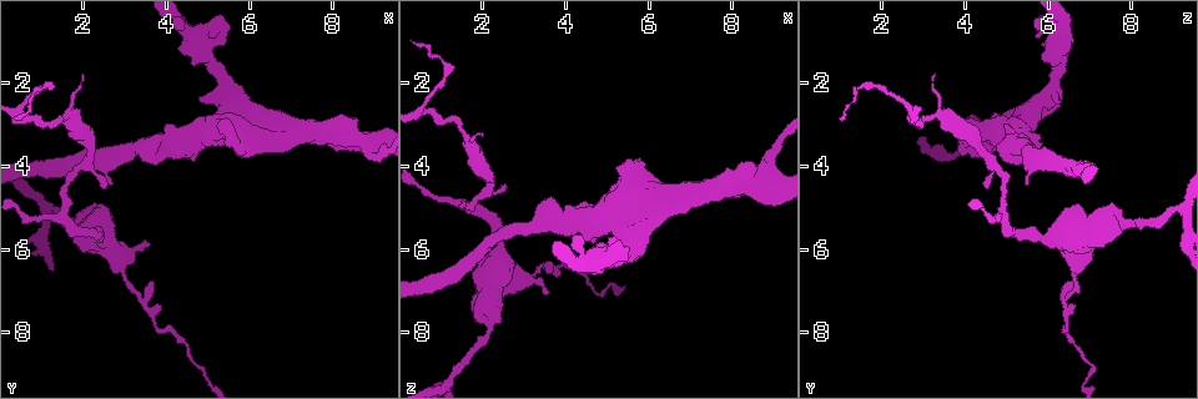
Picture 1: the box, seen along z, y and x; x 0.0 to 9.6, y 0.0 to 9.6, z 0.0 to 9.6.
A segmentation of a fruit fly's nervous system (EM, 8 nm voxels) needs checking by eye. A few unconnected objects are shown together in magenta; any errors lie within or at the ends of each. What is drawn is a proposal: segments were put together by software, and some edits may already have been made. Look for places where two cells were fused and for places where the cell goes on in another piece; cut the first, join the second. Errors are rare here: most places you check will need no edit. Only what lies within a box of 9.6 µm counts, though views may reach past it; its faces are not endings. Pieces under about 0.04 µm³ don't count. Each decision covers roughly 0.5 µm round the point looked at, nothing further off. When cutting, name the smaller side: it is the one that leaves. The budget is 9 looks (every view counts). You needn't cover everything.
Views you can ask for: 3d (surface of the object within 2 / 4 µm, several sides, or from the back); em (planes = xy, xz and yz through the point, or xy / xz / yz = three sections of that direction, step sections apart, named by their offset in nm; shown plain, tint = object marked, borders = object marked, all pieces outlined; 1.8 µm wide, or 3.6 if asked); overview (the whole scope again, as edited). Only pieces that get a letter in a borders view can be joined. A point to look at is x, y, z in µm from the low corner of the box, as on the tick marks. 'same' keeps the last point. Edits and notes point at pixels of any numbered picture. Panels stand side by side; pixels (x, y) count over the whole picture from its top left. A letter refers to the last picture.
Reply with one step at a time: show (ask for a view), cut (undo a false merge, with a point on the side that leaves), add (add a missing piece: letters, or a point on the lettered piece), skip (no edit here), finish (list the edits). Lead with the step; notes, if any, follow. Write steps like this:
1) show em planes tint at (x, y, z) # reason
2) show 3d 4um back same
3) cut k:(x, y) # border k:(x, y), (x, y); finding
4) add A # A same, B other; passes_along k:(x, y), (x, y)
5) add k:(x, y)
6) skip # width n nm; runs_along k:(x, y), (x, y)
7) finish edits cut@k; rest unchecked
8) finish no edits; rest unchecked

show 3d 4um at (2.55, 5.90, 6.65) # sudden change in width

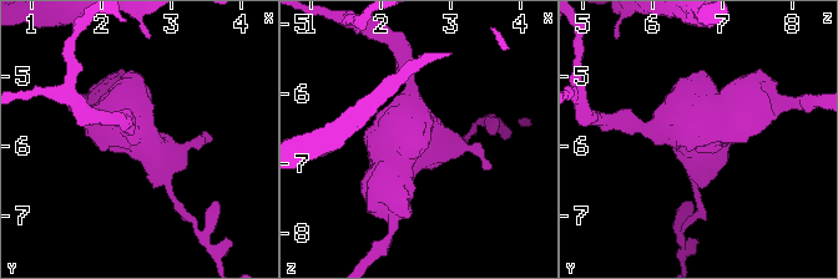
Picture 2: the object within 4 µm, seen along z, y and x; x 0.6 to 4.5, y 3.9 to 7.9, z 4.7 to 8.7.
show em 3.6um planes borders same

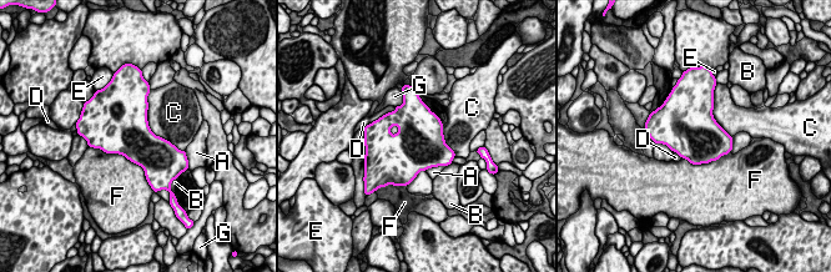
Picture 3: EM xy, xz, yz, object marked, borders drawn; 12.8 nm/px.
skip # A other, B other, C other, D other, E other, F other, G other; border 3:(146, 96), (149, 127), (179, 150); all the same cell

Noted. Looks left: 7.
show 3d 4um back at (1.65, 2.75, 3.35) # calibre changes

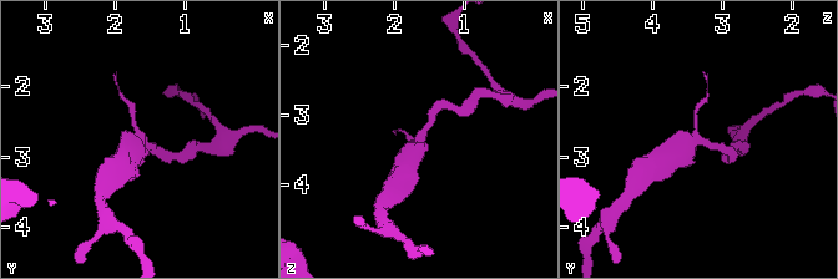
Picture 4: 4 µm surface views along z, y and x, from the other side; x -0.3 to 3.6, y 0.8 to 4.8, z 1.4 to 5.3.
show em xy step 8 plain at (1.65, 2.75, 3.40)

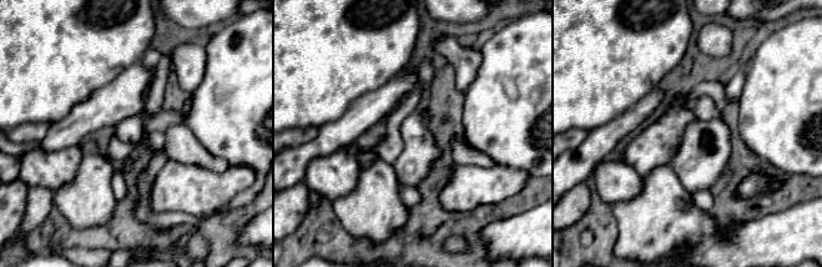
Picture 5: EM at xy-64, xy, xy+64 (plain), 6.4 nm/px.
show em xy step 8 borders same # see the neighbours

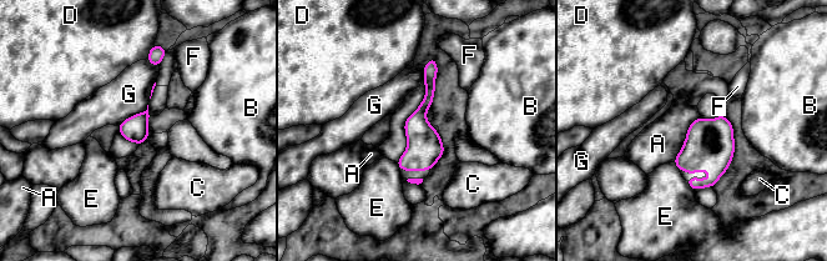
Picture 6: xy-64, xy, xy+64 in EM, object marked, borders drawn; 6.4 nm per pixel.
skip # A other, B other, C other, D other, E other, F other, G other; border 6:(700, 116), (689, 125), (671, 161); continuous, no second cell

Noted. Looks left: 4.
show 3d 4um at (5.25, 3.20, 4.85) # thick turns thin

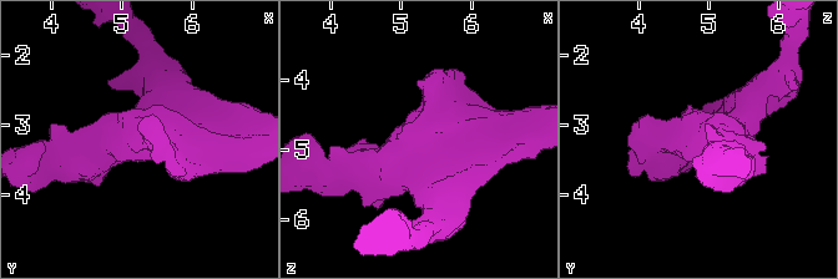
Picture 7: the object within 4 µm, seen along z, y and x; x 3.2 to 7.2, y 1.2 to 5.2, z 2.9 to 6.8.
show em 3.6um planes plain at (5.25, 3.15, 4.85)

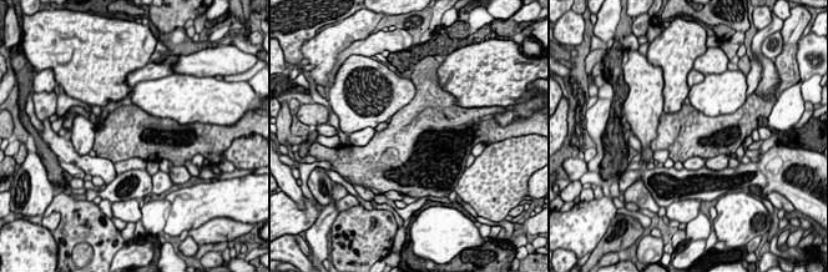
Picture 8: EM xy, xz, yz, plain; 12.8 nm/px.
show em 3.6um planes borders same

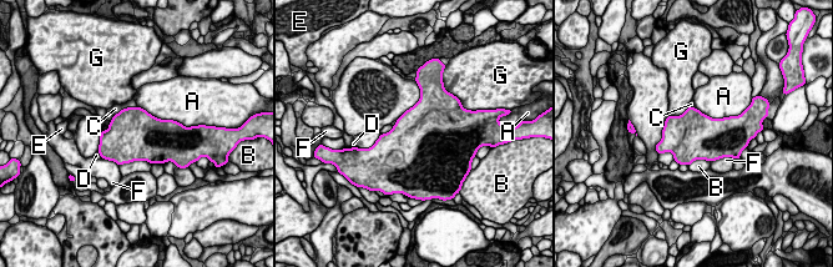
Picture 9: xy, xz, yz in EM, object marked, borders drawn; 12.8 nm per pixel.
skip # A other, B other, C other, D other, E other, F other, G other; border 9:(151, 162), (134, 160), (119, 165); continuous, no second cell

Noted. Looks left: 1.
finish no edits; rest unchecked

